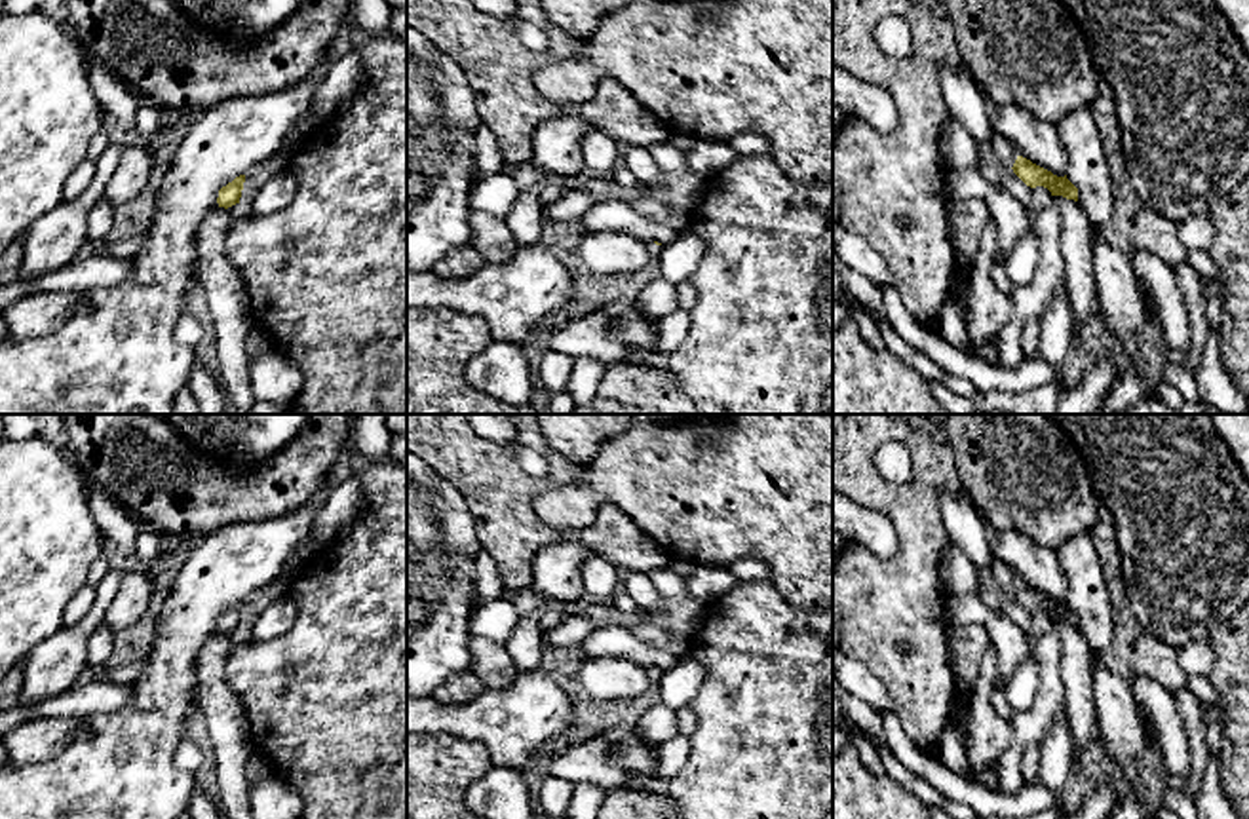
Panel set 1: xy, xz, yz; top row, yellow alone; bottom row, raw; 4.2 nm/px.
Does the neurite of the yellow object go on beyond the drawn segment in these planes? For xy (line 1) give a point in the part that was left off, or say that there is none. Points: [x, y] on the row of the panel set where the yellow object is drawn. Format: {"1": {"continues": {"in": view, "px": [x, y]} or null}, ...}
{"1": {"continues": null}}

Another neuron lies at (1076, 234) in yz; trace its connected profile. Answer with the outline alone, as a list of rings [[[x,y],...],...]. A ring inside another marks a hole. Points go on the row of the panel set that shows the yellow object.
[[[1053,196],[1061,213],[1061,253],[1065,258],[1065,285],[1072,306],[1072,336],[1099,314],[1093,226],[1078,201]]]

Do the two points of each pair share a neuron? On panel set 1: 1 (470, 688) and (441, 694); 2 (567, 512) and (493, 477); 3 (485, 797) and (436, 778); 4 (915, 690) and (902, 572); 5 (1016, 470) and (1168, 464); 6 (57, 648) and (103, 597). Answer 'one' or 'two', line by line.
1: one
2: two
3: two
4: one
5: two
6: one

